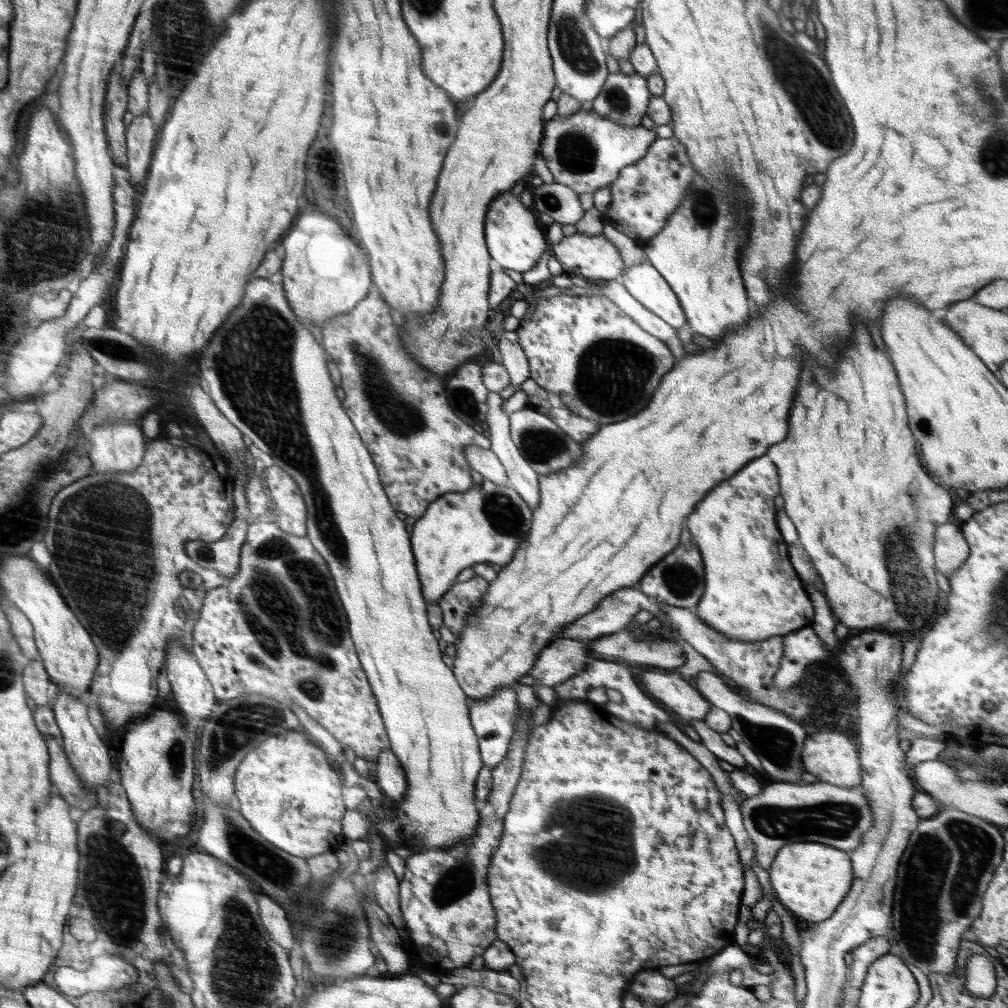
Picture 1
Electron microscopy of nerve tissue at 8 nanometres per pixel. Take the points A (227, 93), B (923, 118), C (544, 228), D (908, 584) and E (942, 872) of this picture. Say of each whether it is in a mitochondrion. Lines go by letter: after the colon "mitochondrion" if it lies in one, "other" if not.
A: other
B: other
C: other
D: mitochondrion
E: mitochondrion

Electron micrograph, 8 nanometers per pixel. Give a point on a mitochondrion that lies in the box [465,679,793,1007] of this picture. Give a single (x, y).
(590, 822)

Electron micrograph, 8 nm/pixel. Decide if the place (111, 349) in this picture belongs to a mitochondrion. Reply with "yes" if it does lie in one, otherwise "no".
yes

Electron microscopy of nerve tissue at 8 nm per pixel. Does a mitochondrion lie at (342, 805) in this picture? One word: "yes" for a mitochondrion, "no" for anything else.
no

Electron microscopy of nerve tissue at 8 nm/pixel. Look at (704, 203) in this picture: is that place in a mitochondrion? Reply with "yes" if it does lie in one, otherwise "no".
yes

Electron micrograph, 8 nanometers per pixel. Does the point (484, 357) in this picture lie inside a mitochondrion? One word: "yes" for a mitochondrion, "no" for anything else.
no

